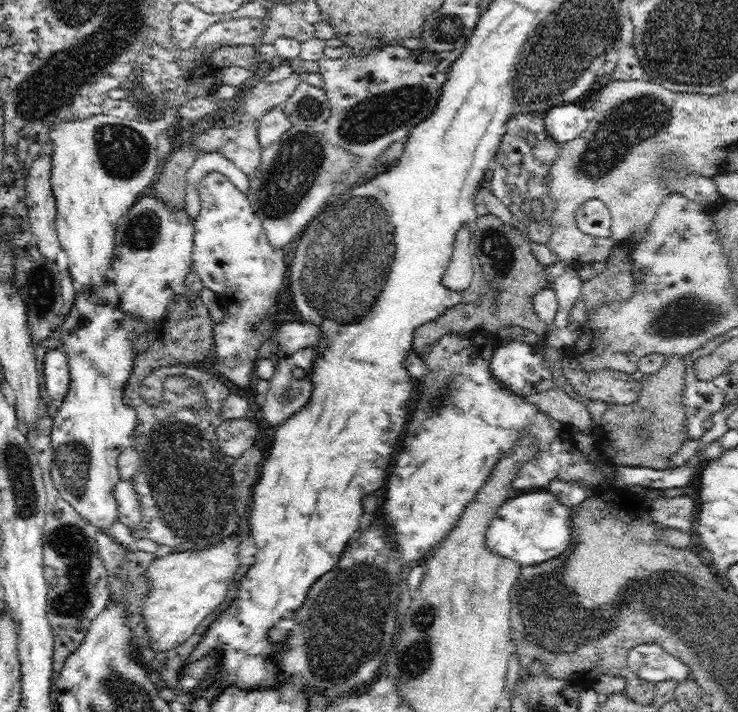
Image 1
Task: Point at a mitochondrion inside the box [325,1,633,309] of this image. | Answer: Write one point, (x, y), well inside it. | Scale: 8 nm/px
(372, 118)

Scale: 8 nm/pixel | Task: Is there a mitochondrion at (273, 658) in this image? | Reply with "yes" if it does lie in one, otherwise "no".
no

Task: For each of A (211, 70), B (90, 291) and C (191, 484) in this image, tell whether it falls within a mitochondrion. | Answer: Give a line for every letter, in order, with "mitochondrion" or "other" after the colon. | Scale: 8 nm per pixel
A: other
B: other
C: mitochondrion

